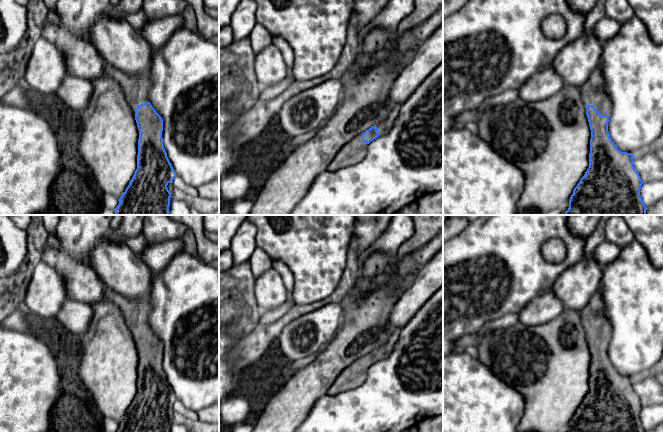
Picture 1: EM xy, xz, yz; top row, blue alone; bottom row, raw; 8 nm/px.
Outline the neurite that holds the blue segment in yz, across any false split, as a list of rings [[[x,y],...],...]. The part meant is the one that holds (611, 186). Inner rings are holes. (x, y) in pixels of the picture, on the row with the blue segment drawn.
[[[599,66],[580,90],[591,130],[589,167],[574,188],[564,215],[646,215],[647,207],[640,195],[644,182],[633,166],[634,155],[620,151],[610,138],[611,100],[605,93],[605,79]]]

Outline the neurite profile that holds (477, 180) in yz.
[[[466,128],[443,132],[443,215],[520,215],[518,200],[525,186],[521,169],[499,155],[486,141]]]

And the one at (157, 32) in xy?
[[[176,14],[146,22],[141,34],[154,50],[159,50],[180,27],[184,27],[183,17]]]

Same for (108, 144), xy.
[[[107,75],[91,82],[93,93],[86,109],[80,113],[78,151],[99,189],[120,198],[137,169],[139,130],[120,84]]]

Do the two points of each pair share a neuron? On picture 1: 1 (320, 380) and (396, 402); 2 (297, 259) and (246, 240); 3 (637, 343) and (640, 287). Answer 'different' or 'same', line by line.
1: different
2: different
3: same

